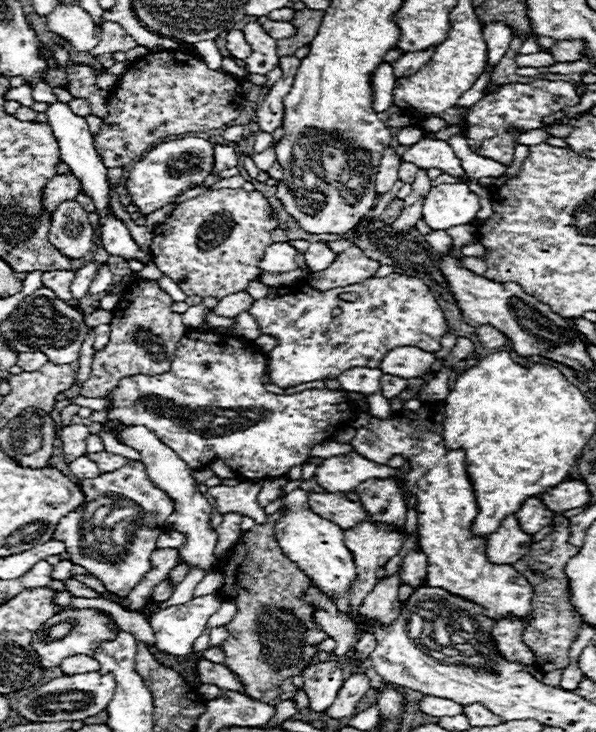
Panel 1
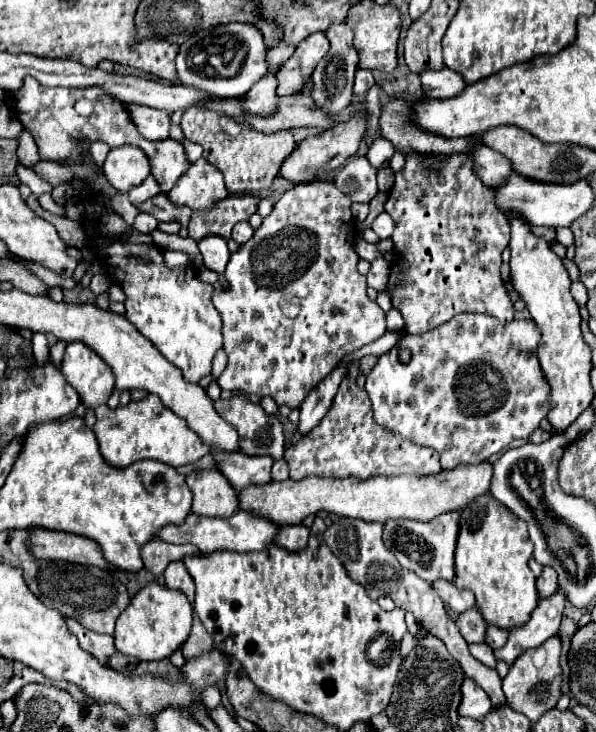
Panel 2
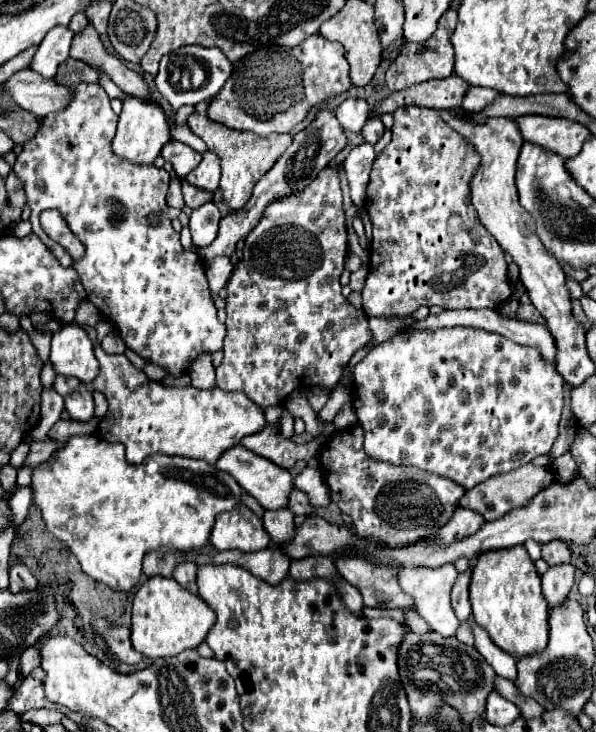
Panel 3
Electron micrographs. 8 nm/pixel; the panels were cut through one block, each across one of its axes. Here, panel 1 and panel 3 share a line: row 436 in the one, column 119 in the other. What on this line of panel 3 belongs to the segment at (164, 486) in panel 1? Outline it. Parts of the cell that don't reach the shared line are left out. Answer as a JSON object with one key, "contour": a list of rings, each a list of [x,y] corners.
{"contour":[[[128,96],[124,100],[124,108],[118,120],[118,130],[112,140],[112,152],[116,156],[132,162],[132,164],[154,164],[154,160],[160,156],[160,150],[170,140],[170,126],[166,124],[166,114],[156,104],[148,104],[144,100]]]}

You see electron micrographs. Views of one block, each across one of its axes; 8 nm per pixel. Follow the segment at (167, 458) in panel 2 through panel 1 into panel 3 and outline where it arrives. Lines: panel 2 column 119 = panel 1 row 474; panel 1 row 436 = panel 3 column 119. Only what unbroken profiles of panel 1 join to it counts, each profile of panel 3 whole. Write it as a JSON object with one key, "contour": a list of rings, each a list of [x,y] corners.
{"contour":[[[94,342],[94,354],[96,354],[96,360],[100,362],[100,372],[96,380],[92,382],[92,388],[100,390],[108,400],[108,412],[98,424],[98,434],[106,442],[124,444],[128,464],[140,464],[144,458],[158,452],[166,456],[184,456],[184,458],[208,460],[208,464],[216,464],[216,460],[228,448],[240,444],[244,436],[260,432],[266,426],[262,408],[256,408],[256,404],[252,404],[252,400],[248,400],[244,392],[222,392],[220,388],[198,390],[194,386],[186,386],[186,388],[162,386],[160,382],[148,380],[146,374],[134,368],[124,354],[106,354],[100,342]]]}

